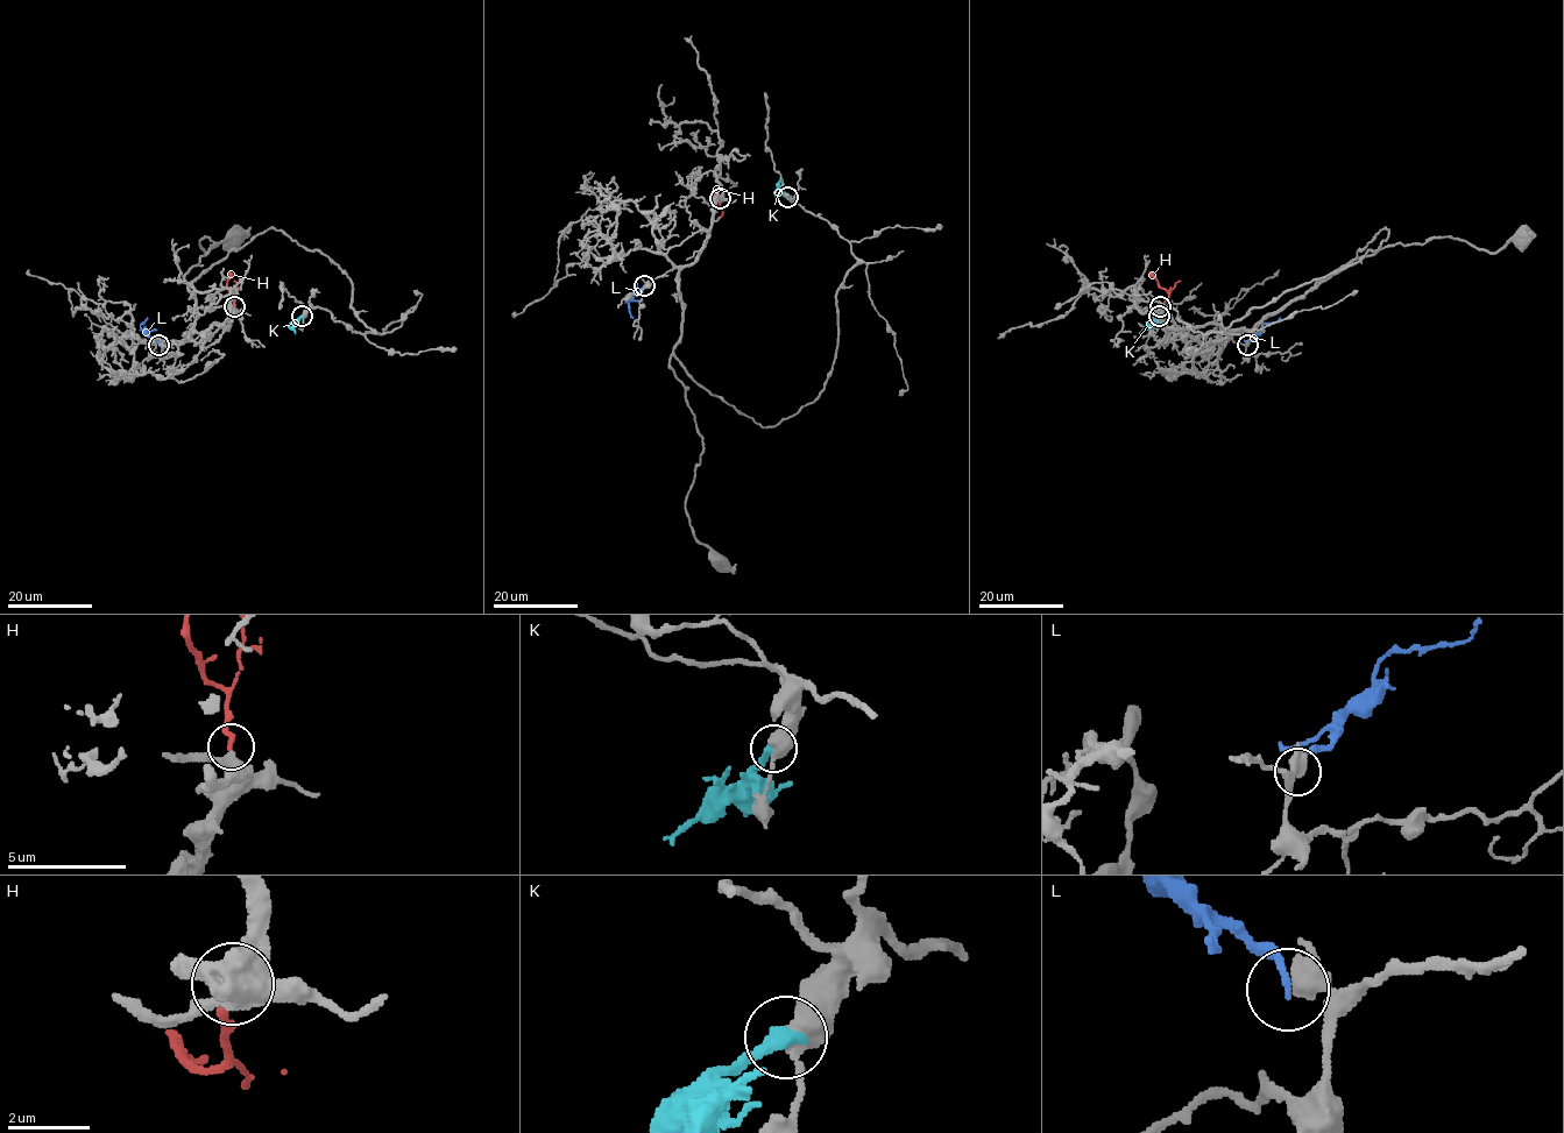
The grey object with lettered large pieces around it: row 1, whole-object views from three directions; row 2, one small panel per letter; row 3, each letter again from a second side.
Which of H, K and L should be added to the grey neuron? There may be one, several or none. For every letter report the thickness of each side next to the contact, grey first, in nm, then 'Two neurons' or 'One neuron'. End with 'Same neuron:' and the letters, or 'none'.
H: Thickness 360 nm (grey) against 240 nm. One neuron
K: Thickness 460 nm (grey) against 400 nm. Two neurons
L: Thickness 400 nm (grey) against 150 nm. Two neurons
Same neuron: H

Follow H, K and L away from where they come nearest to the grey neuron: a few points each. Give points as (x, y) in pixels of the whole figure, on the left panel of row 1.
H: (235, 306), (226, 284), (230, 273)
K: (302, 317), (295, 320), (295, 332)
L: (158, 345), (141, 326), (147, 318)

